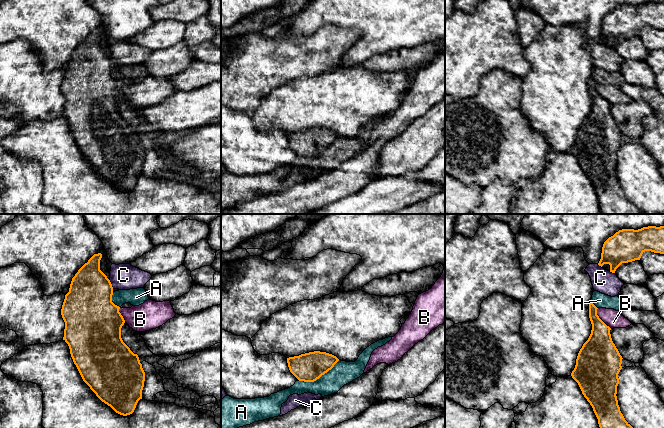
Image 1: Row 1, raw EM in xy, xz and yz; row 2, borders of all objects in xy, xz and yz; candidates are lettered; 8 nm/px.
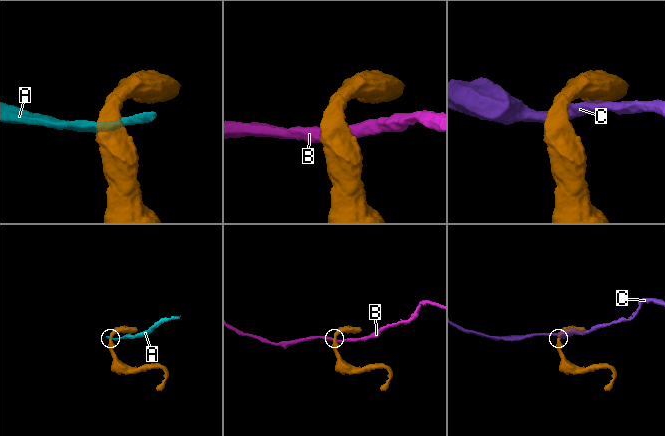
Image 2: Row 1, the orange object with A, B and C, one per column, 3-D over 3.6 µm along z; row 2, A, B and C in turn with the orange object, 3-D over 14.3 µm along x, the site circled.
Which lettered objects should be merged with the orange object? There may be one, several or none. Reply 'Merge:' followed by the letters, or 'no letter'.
Merge: no letter

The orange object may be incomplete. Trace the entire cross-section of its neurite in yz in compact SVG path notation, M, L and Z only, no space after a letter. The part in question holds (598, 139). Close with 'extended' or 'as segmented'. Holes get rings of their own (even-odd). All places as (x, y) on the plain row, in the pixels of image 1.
M590 77L589 94L591 110L580 125L572 154L578 159L582 170L590 179L598 195L602 214L643 214L624 194L617 176L618 150L622 145L622 132L612 117L610 106L597 91L597 83Z | as segmented

